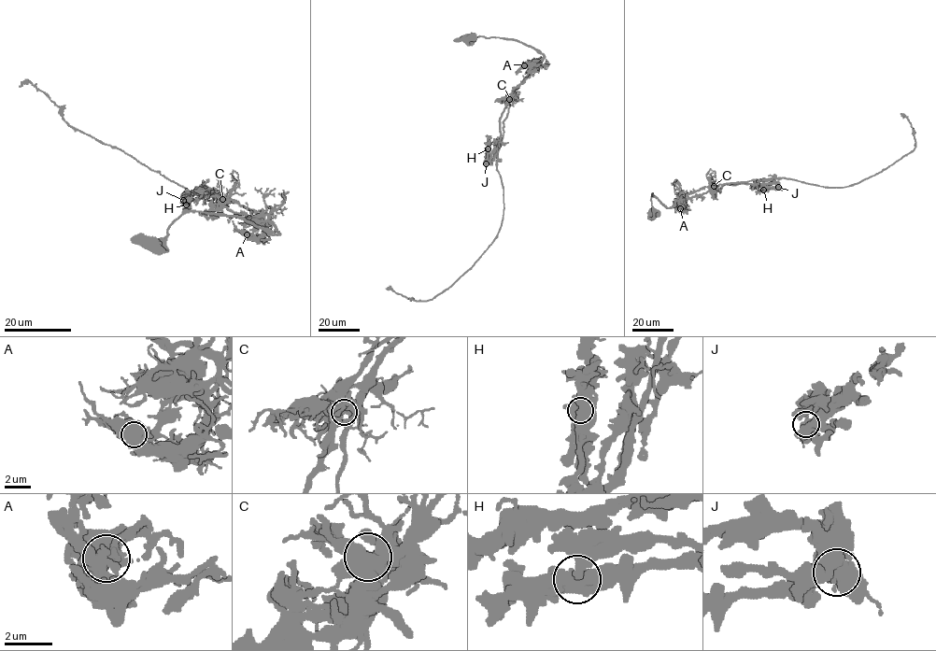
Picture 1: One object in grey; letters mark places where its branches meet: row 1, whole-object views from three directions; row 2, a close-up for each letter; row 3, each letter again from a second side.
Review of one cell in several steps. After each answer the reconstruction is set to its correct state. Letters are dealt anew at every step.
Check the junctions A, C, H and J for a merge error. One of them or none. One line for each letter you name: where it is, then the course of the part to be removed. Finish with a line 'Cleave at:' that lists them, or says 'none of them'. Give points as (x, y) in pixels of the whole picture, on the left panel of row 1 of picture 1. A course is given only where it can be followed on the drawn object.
C: (222, 199) | (222, 199), (202, 185), (213, 199), (202, 198), (120, 148), (74, 130), (43, 92), (29, 81), (19, 87)
Cleave at: C

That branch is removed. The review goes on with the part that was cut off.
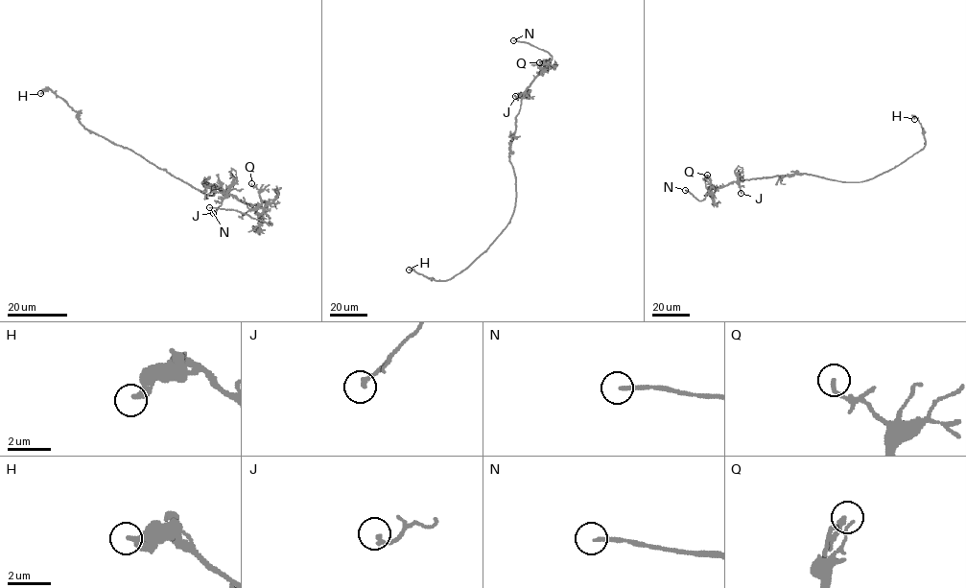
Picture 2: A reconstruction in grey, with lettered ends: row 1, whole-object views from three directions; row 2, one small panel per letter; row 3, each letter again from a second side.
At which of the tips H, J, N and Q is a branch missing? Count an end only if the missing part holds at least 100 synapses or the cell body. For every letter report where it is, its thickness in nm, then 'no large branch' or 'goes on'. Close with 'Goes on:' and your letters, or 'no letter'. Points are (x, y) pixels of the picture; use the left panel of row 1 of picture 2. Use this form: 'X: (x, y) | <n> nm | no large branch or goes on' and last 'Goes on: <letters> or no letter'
H: (40, 93) | 240 nm | no large branch
J: (213, 213) | 170 nm | no large branch
N: (209, 207) | 170 nm | goes on
Q: (251, 183) | 200 nm | no large branch
Goes on: N

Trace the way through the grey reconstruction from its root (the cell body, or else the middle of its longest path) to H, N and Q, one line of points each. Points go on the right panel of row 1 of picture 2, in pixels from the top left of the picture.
H: (825, 178), (867, 181), (898, 166), (925, 146), (923, 129), (915, 116), (914, 119)
N: (825, 178), (792, 174), (732, 181), (712, 188), (700, 200), (685, 190)
Q: (825, 178), (792, 174), (732, 181), (719, 187), (707, 188), (707, 175)

